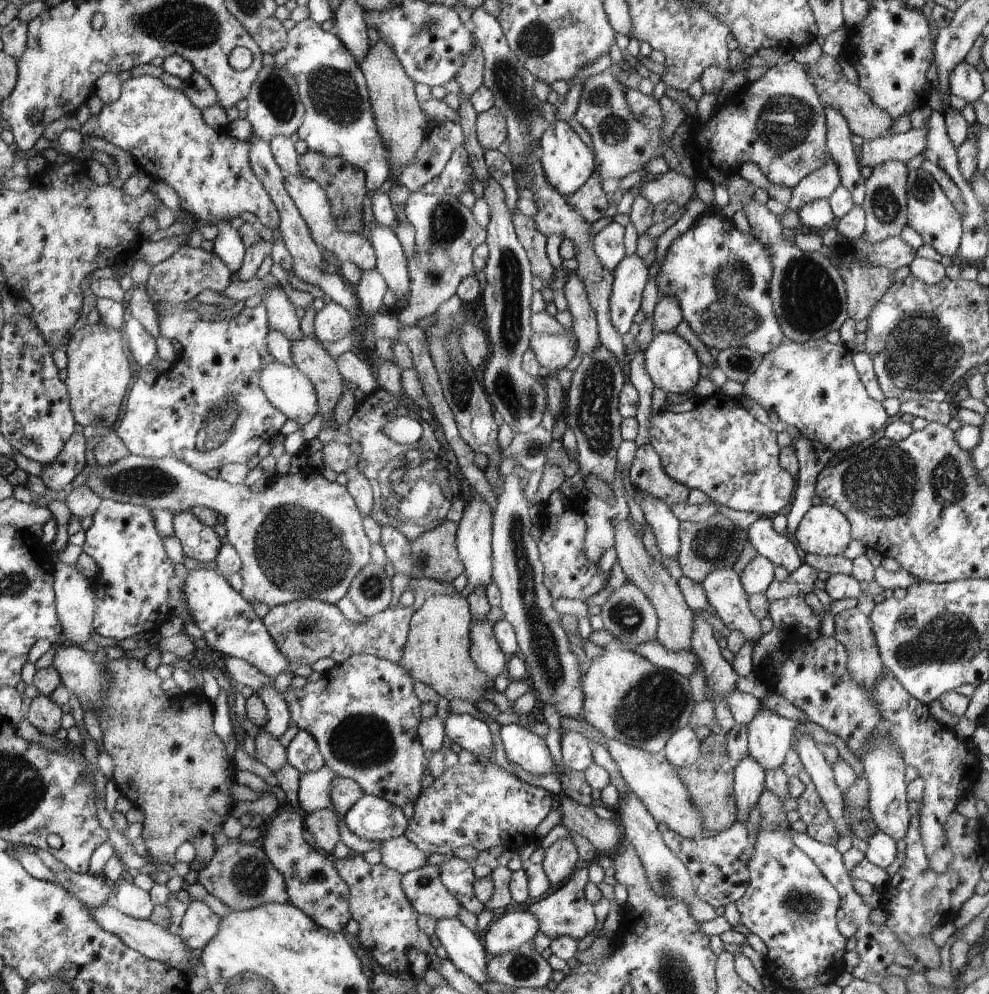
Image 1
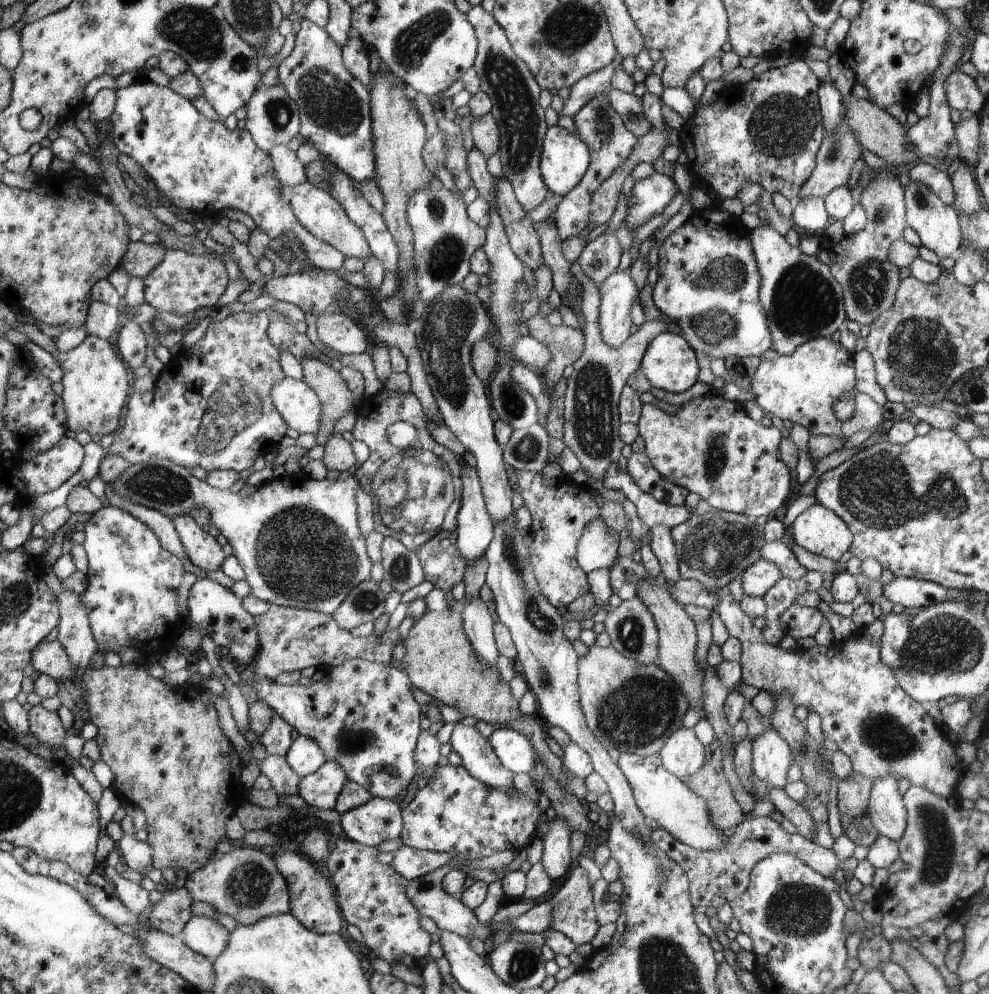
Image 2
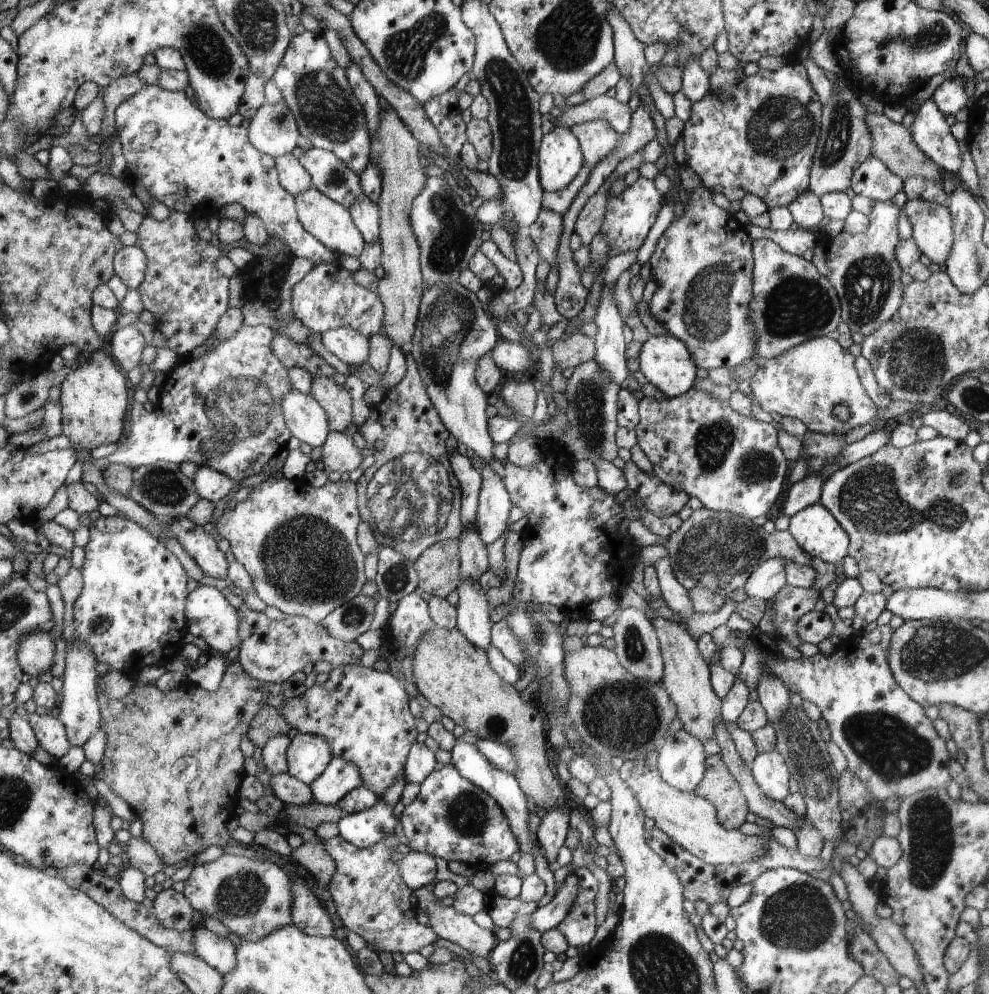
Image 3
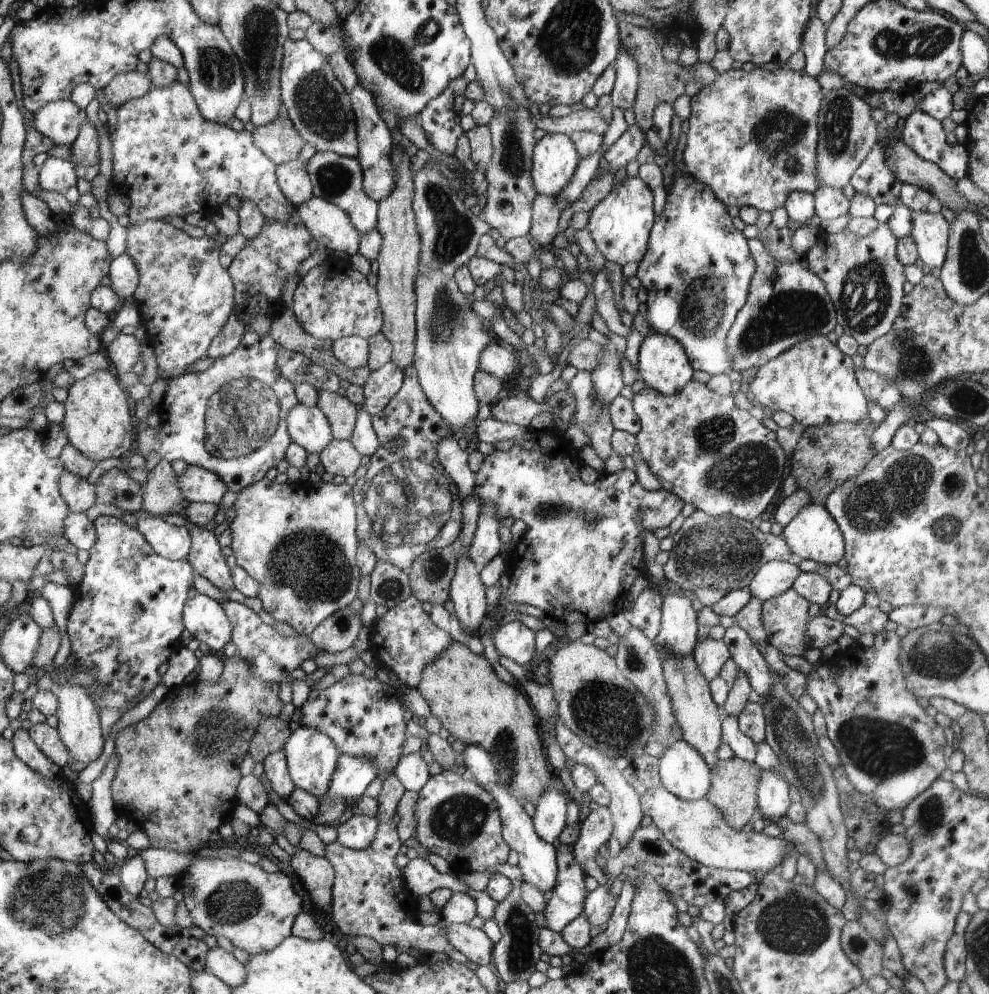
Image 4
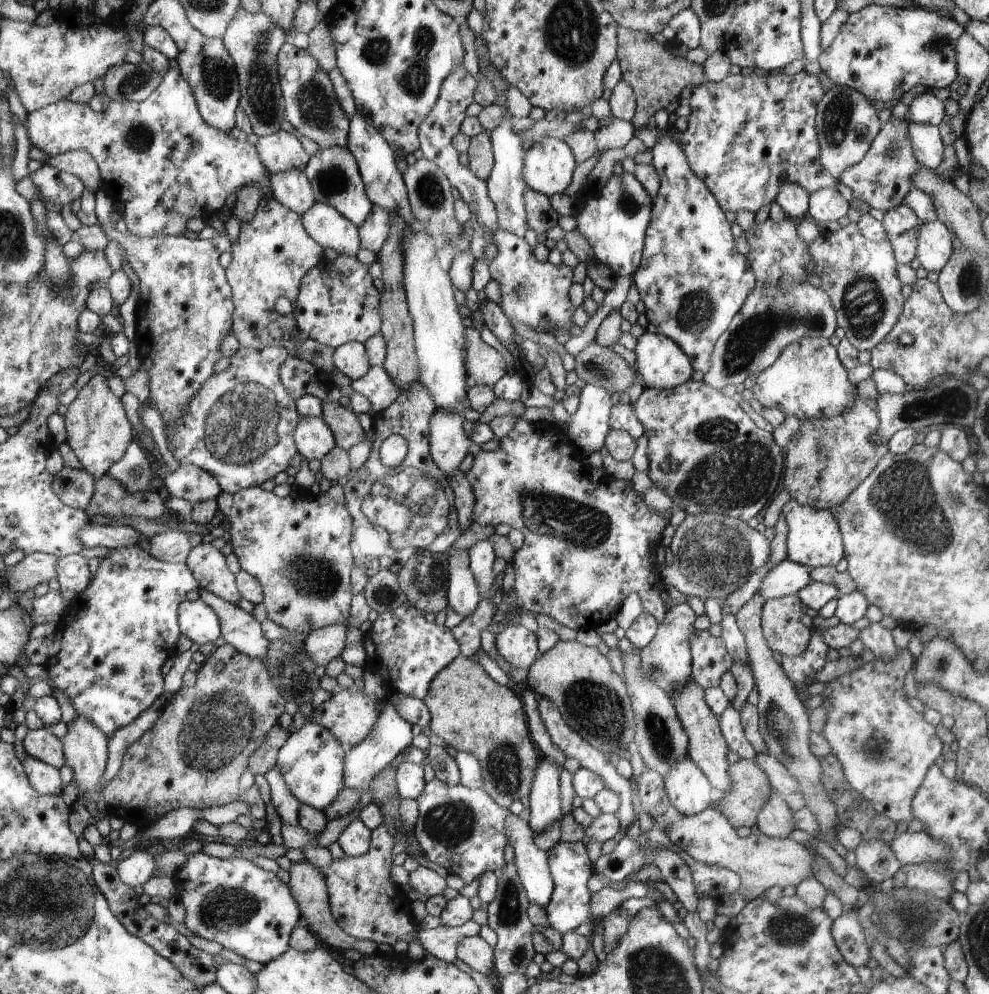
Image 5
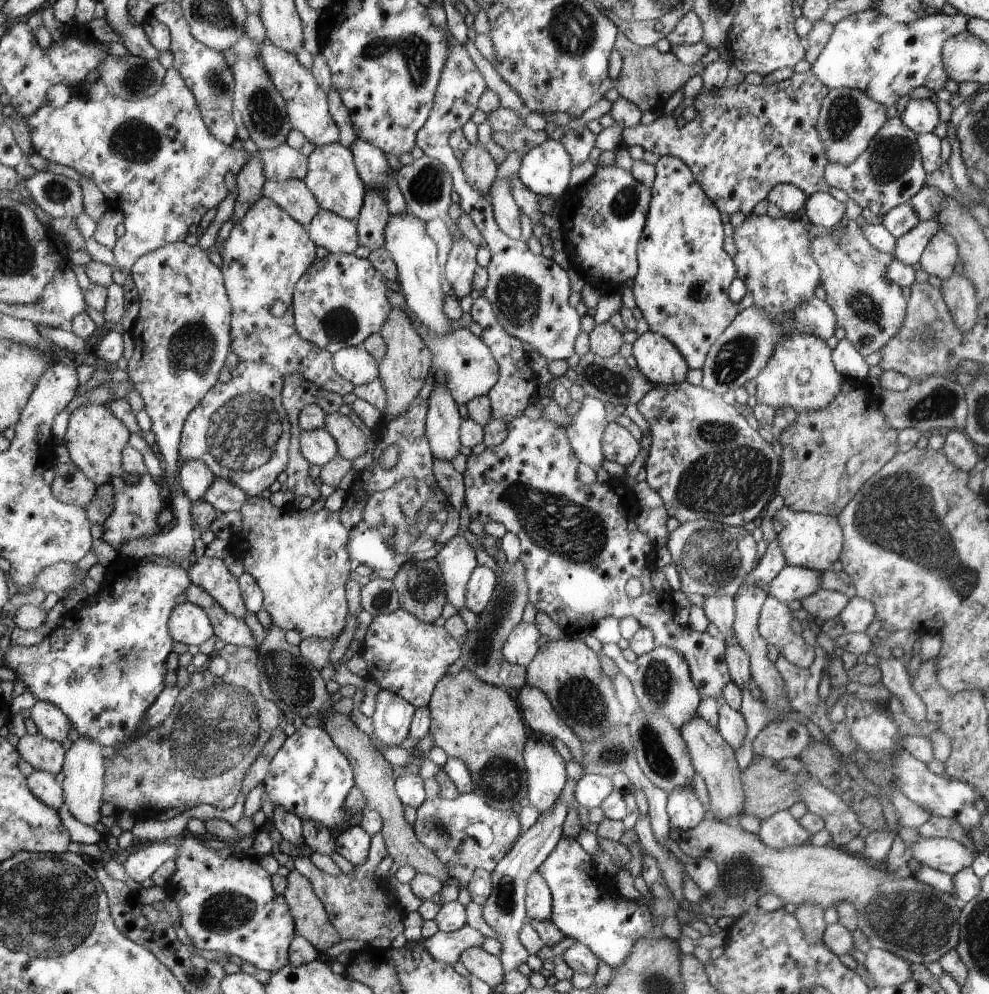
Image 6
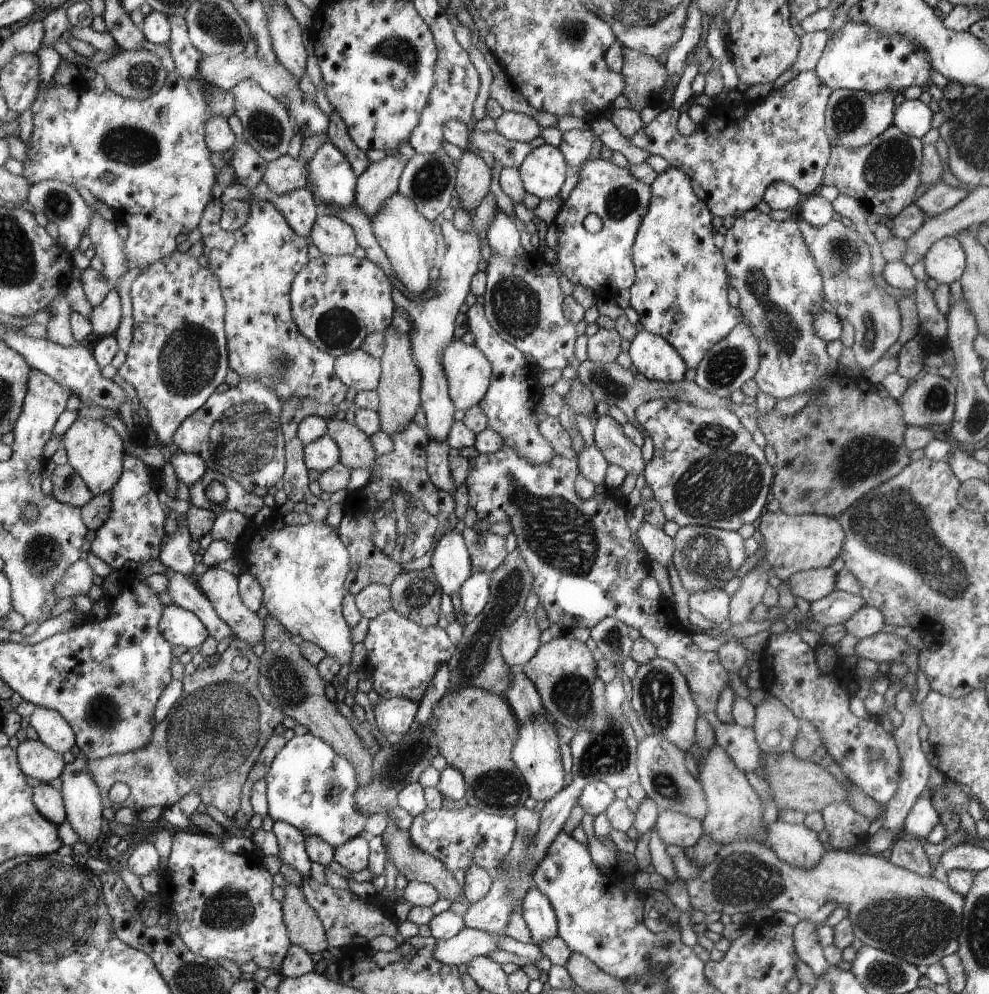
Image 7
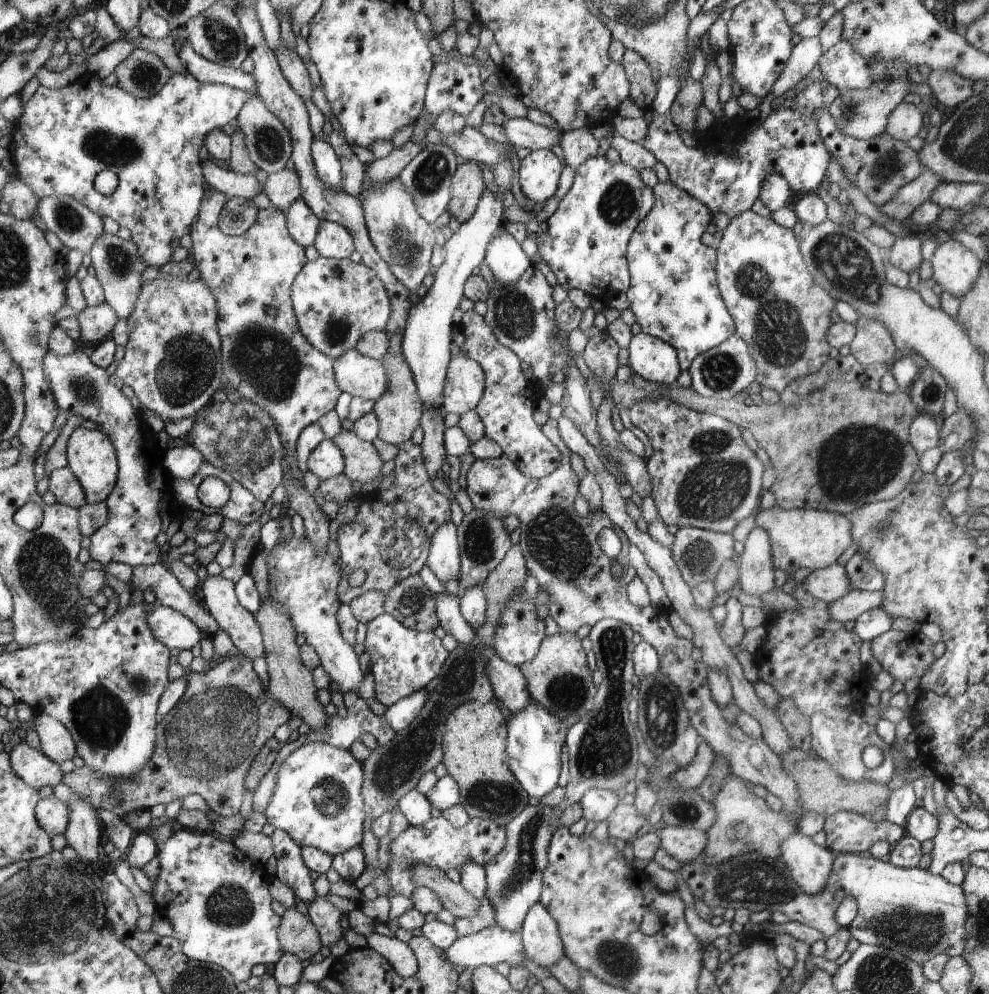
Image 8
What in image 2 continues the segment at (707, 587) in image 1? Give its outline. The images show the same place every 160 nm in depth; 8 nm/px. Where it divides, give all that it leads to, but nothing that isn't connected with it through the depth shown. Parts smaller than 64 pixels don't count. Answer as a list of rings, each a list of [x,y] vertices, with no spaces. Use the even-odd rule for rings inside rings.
[[[714,588],[711,591],[719,596],[714,610],[728,629],[729,636],[740,641],[742,683],[760,691],[788,695],[796,706],[806,706],[809,712],[817,712],[825,738],[835,742],[838,750],[848,756],[854,773],[863,774],[872,780],[888,775],[898,780],[906,778],[910,784],[925,788],[945,799],[953,791],[956,793],[957,782],[963,778],[964,767],[954,754],[955,744],[948,740],[945,728],[934,722],[921,703],[902,690],[890,667],[882,662],[879,648],[883,624],[880,618],[858,630],[853,640],[834,640],[828,647],[816,645],[813,649],[790,651],[780,645],[768,644],[761,629],[752,624],[752,619],[740,608],[728,589]]]

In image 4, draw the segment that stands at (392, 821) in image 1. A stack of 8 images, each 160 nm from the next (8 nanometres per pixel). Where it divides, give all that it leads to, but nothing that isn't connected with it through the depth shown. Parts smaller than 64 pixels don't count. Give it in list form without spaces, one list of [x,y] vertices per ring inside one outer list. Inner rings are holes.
[[[353,815],[337,828],[337,841],[349,849],[361,851],[367,849],[375,840],[379,819],[366,815]]]

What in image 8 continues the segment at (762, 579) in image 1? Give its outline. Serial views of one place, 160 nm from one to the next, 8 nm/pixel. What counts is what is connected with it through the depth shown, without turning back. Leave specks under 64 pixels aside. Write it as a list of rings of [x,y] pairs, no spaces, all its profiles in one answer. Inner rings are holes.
[[[832,564],[824,569],[815,569],[803,581],[804,590],[812,594],[816,600],[830,604],[850,590],[850,580],[846,576],[846,568],[842,564]]]

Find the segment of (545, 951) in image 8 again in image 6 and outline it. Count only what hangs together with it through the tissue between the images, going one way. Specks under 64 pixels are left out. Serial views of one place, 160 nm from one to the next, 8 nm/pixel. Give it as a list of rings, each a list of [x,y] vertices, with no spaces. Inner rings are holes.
[[[537,870],[532,873],[528,881],[525,898],[527,917],[537,921],[551,921],[553,913],[554,897],[551,889]]]

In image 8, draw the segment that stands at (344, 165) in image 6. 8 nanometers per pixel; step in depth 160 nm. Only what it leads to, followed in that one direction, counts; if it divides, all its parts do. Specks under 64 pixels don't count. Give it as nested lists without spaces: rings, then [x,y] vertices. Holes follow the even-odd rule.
[[[314,140],[311,158],[319,180],[330,190],[342,191],[342,166],[332,146],[324,140]]]

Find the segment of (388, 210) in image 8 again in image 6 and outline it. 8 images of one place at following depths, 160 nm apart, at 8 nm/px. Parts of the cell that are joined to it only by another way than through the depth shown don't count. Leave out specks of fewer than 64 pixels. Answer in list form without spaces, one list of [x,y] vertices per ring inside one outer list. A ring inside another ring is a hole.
[[[410,212],[391,214],[384,231],[384,238],[384,248],[390,252],[390,258],[397,266],[399,272],[397,282],[408,308],[434,334],[442,336],[452,332],[451,328],[448,328],[448,318],[442,310],[445,302],[440,280],[445,270],[436,262],[436,256],[438,256],[436,242],[428,236],[424,221]]]

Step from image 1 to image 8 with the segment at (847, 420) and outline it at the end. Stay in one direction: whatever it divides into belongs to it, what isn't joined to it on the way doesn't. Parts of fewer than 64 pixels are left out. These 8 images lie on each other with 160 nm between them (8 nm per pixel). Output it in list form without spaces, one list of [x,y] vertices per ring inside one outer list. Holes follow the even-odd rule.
[[[750,209],[730,219],[717,247],[718,289],[734,320],[735,334],[745,339],[756,362],[755,380],[762,388],[782,393],[794,380],[818,372],[829,360],[831,347],[826,332],[832,323],[830,315],[836,301],[808,272],[794,230],[780,226],[770,217],[760,217]]]

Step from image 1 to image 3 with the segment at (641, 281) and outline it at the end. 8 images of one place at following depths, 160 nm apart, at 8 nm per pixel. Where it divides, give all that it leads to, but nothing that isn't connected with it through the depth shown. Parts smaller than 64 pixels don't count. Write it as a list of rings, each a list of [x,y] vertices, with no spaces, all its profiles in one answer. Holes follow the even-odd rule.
[[[603,286],[600,304],[594,317],[598,328],[595,339],[595,357],[598,366],[608,374],[608,378],[621,387],[625,386],[624,380],[632,376],[626,368],[627,356],[624,342],[623,318],[617,307],[617,300],[613,288]]]

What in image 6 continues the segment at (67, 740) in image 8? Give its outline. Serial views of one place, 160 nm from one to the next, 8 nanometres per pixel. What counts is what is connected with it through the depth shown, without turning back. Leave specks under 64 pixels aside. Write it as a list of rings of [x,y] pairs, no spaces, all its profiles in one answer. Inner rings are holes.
[[[37,700],[31,708],[31,718],[36,724],[37,732],[44,738],[54,742],[67,740],[71,722],[57,706]]]

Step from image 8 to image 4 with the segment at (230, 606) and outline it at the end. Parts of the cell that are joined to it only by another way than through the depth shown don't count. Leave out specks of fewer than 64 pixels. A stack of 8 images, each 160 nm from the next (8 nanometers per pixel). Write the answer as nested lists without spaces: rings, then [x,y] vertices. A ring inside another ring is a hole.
[[[188,521],[184,526],[191,536],[191,549],[185,559],[196,569],[196,574],[206,578],[226,594],[235,589],[234,578],[230,576],[230,568],[226,564],[226,558],[222,556],[216,536],[204,527],[196,528],[196,525]]]

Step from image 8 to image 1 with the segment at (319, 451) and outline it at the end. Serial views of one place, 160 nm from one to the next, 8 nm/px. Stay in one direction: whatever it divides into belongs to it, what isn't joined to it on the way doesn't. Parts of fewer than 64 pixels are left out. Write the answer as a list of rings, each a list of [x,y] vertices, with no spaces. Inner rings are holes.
[[[278,361],[270,363],[261,373],[261,386],[267,398],[276,408],[280,409],[288,420],[294,420],[301,427],[308,424],[318,412],[318,400],[312,381],[295,366],[289,367]]]

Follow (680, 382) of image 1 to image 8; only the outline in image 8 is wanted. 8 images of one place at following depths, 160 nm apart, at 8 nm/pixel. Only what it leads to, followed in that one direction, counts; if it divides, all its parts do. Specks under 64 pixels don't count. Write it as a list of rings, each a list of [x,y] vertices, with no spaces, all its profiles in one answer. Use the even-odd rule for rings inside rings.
[[[645,333],[636,334],[628,346],[628,365],[649,383],[673,386],[682,370],[677,353],[660,338]]]

